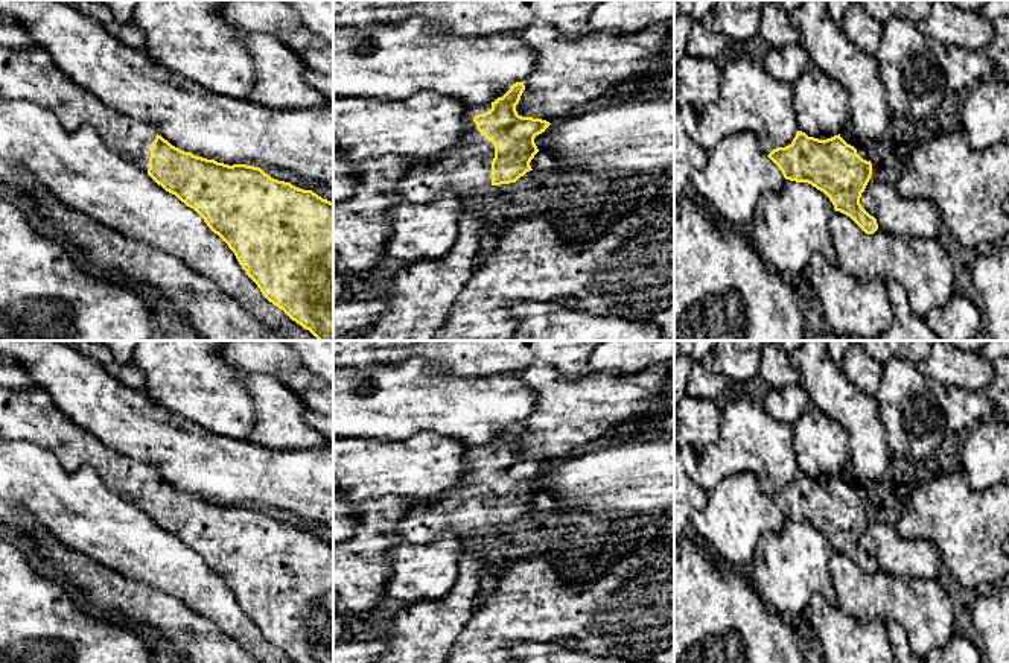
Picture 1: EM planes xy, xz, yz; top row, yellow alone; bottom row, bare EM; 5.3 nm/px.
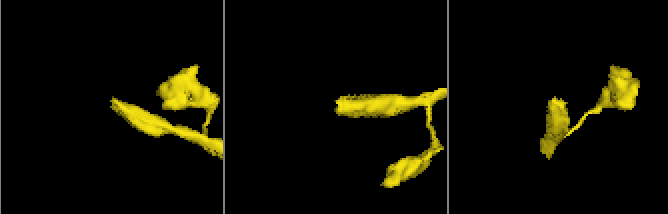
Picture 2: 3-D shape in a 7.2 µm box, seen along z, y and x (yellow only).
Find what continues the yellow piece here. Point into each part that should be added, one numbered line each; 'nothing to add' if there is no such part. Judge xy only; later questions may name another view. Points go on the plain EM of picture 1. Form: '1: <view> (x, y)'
1: xy (31, 415)

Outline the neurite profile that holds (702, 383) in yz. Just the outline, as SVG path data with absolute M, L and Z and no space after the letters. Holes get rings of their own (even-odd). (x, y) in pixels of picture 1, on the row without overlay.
M692 362L686 383L686 395L715 401L727 391L730 380L723 374L708 371L702 362Z

